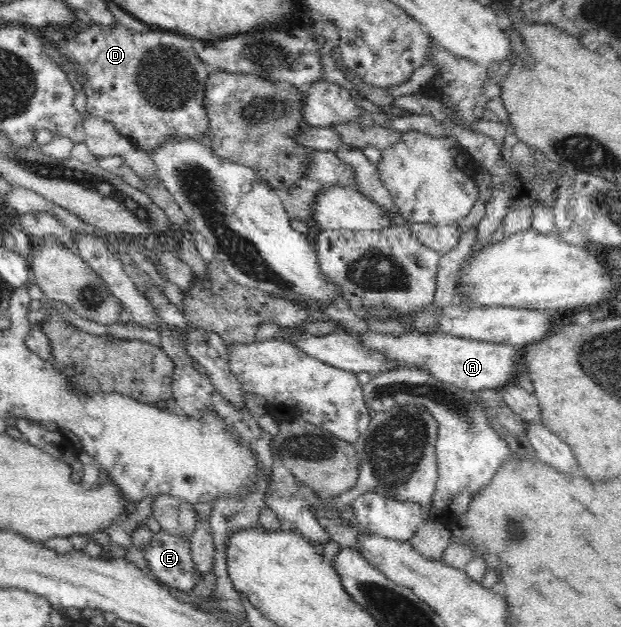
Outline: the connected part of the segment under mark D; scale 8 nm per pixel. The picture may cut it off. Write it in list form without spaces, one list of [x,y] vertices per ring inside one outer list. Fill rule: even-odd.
[[[92,23],[74,38],[84,47],[85,60],[81,65],[87,75],[84,85],[86,109],[89,115],[109,121],[138,148],[153,150],[168,138],[200,140],[209,129],[209,119],[203,101],[205,83],[211,69],[198,58],[190,38],[168,31],[133,33],[119,23],[104,26]]]

